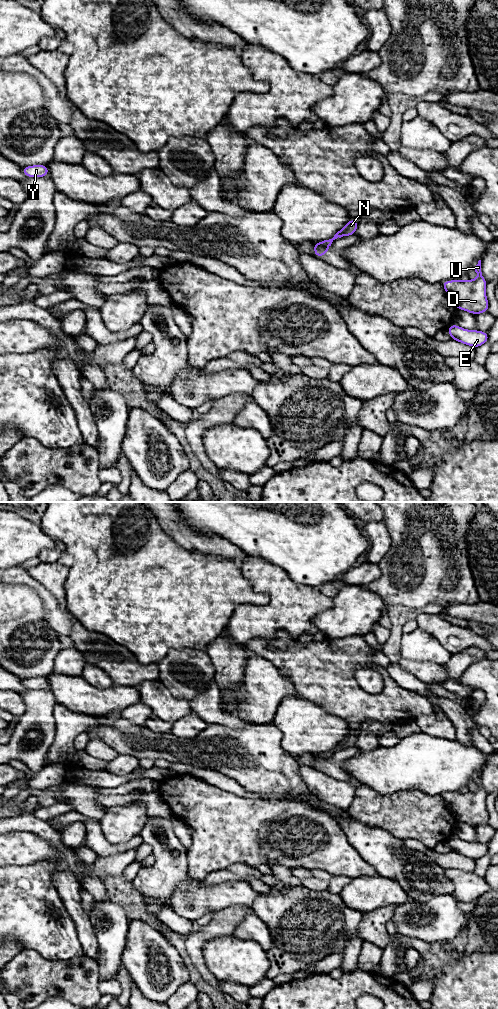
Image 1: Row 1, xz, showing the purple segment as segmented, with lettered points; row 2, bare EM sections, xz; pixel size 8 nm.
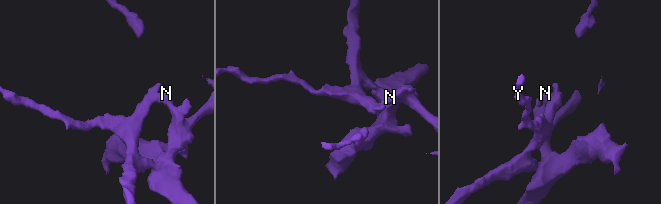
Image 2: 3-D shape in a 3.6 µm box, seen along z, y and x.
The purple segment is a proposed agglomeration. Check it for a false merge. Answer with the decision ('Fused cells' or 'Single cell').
Fused cells

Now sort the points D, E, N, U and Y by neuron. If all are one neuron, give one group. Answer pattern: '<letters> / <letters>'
D N U / E Y

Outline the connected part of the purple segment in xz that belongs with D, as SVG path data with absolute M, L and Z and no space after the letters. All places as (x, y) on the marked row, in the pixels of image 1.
M481 260L478 261L474 270L478 275L476 280L455 279L443 281L441 285L457 309L477 315L488 312L489 302L485 292L487 280L481 272Z

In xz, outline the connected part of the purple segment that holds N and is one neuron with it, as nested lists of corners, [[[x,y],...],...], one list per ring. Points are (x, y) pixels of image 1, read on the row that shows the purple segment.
[[[355,218],[350,219],[349,222],[340,231],[338,231],[332,239],[324,240],[318,244],[320,246],[330,247],[332,242],[338,237],[341,238],[345,236],[355,235],[358,224],[359,223]]]

